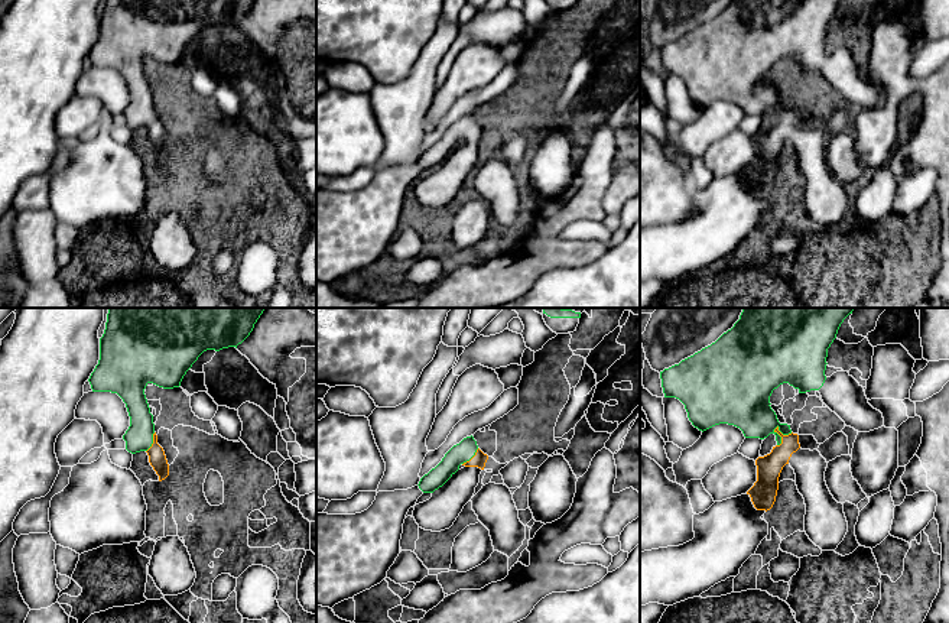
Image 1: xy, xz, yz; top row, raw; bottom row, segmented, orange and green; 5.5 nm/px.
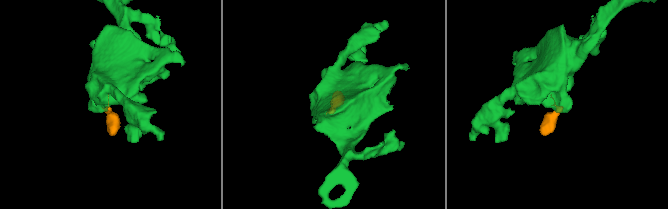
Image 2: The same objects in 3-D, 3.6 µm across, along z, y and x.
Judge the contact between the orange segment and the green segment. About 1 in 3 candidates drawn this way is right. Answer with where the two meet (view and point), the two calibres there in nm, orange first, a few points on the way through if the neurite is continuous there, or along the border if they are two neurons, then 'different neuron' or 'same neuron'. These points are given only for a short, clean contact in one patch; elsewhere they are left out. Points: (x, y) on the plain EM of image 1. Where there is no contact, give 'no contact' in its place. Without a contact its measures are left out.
meets orange in yz at (779, 110); 140 nm thick on the orange side, 280 nm on the other; runs through yz (769, 143), (780, 130), (779, 110), (746, 80); same neuron

